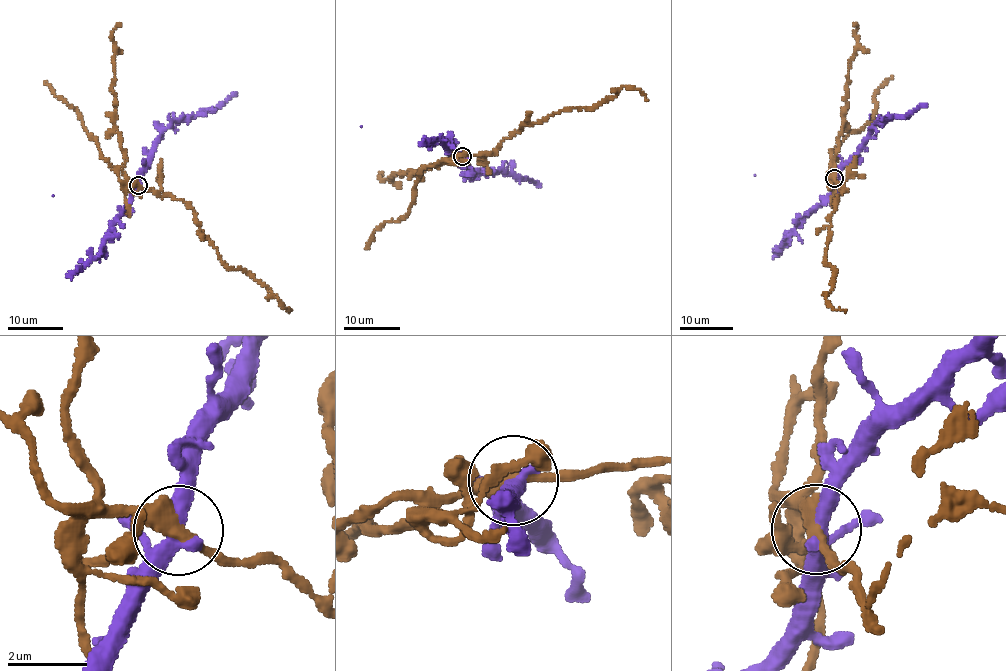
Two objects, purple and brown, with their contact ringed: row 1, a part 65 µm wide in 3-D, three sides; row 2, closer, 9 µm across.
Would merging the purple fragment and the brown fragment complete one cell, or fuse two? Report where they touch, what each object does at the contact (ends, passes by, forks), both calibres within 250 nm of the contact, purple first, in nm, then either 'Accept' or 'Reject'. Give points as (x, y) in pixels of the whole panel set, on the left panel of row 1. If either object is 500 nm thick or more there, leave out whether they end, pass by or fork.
Place: (138, 185). At the ring purple forks. At the ring brown passes by. Thickness 320 nm (purple) against 400 nm. Reject

